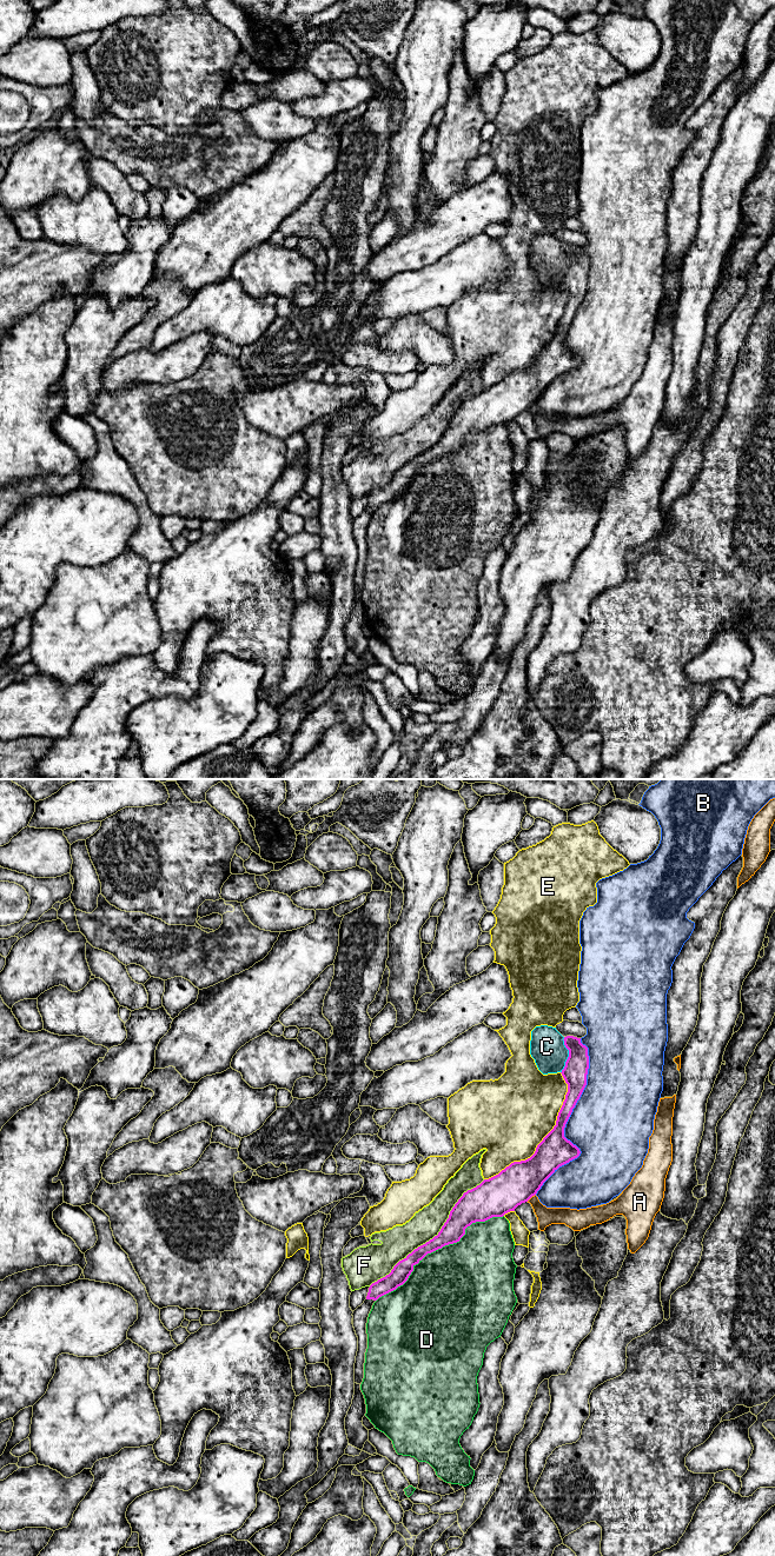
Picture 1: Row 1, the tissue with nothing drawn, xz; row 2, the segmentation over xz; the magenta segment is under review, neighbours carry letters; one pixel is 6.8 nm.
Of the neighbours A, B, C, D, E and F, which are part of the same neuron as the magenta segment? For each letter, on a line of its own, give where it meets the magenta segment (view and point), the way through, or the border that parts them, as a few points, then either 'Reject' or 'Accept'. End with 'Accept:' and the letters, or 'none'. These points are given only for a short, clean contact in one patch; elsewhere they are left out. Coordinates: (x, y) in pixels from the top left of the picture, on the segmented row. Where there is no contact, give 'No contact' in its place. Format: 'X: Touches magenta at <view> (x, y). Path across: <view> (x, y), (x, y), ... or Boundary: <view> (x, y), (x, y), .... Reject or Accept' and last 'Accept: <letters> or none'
A: Touches magenta at xz (530, 1197). Boundary: xz (535, 1194), (527, 1201). Reject
B: Touches magenta at xz (567, 1121). Reject
C: Touches magenta at xz (569, 1055). Path across: xz (575, 1071), (569, 1055), (554, 1054), (547, 1046). Accept
D: Touches magenta at xz (438, 1248). Reject
E: Touches magenta at xz (544, 1137). Reject
F: Touches magenta at xz (434, 1237). Reject
Accept: C

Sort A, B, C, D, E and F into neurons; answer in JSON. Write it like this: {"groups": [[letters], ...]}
{"groups": [["A"], ["B"], ["C"], ["D"], ["E"], ["F"]]}

